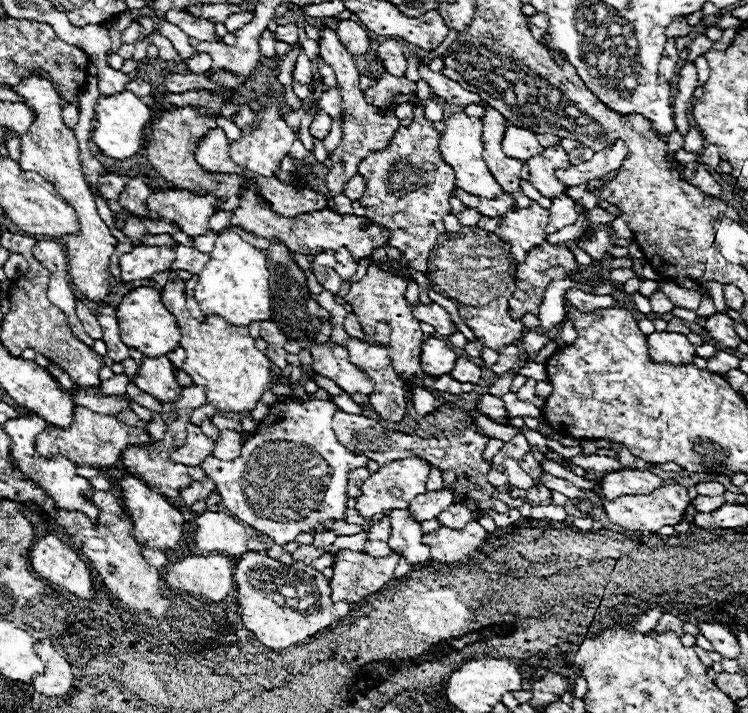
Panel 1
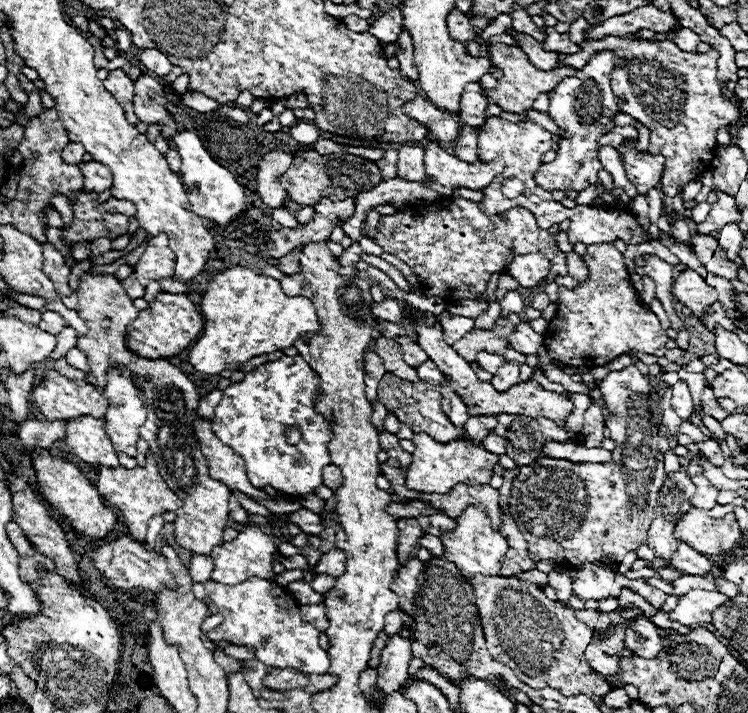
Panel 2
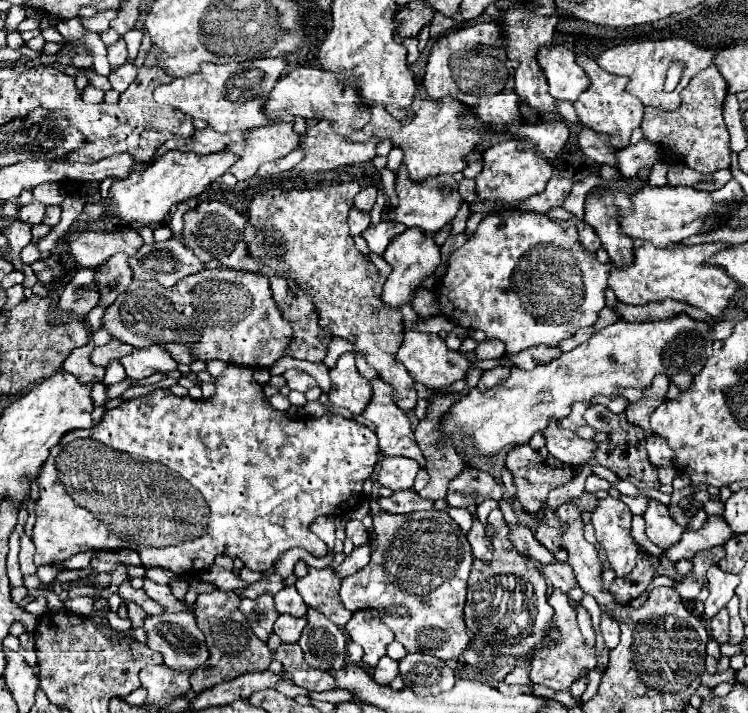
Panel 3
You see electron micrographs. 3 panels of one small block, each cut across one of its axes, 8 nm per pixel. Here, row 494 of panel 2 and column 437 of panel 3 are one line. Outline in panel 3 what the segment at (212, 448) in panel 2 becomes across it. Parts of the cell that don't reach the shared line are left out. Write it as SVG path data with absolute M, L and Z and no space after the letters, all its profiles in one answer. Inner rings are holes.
M408 228L388 246L388 250L384 252L384 260L392 266L392 272L384 284L382 302L390 308L400 308L412 302L416 290L422 286L422 280L432 276L440 266L440 246L436 246L432 238L426 238L420 228Z

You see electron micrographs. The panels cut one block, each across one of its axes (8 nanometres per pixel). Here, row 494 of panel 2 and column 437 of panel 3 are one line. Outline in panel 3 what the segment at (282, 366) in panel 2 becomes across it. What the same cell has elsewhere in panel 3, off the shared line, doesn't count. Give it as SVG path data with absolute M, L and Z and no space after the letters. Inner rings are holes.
M504 212L502 216L486 216L476 234L464 244L460 246L456 252L450 254L448 258L448 270L442 278L442 282L438 282L436 286L436 302L438 302L438 308L444 316L448 316L452 322L456 322L458 326L464 326L464 328L472 328L472 330L482 330L486 332L488 338L498 338L506 344L506 350L508 352L520 352L520 350L526 350L530 346L538 346L538 344L544 344L544 346L556 346L560 340L564 338L570 338L578 328L584 328L584 326L592 326L598 318L598 312L606 306L606 300L604 300L604 290L606 290L606 280L608 280L608 274L610 274L610 264L600 264L596 260L596 256L592 252L586 252L586 248L582 248L582 244L574 238L570 238L564 228L546 218L544 214L520 214L520 212Z

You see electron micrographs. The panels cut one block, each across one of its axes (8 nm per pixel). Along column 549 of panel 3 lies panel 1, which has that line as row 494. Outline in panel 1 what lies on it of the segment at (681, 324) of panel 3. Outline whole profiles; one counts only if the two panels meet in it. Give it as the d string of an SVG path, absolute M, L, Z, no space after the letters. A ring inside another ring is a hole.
M416 456L412 458L404 458L404 460L394 460L388 462L384 466L380 466L380 470L370 476L364 486L362 486L362 496L356 498L356 508L360 512L360 516L364 518L372 518L378 512L392 512L392 510L406 510L408 504L420 496L426 494L426 480L430 474L430 464L426 460L420 460Z

